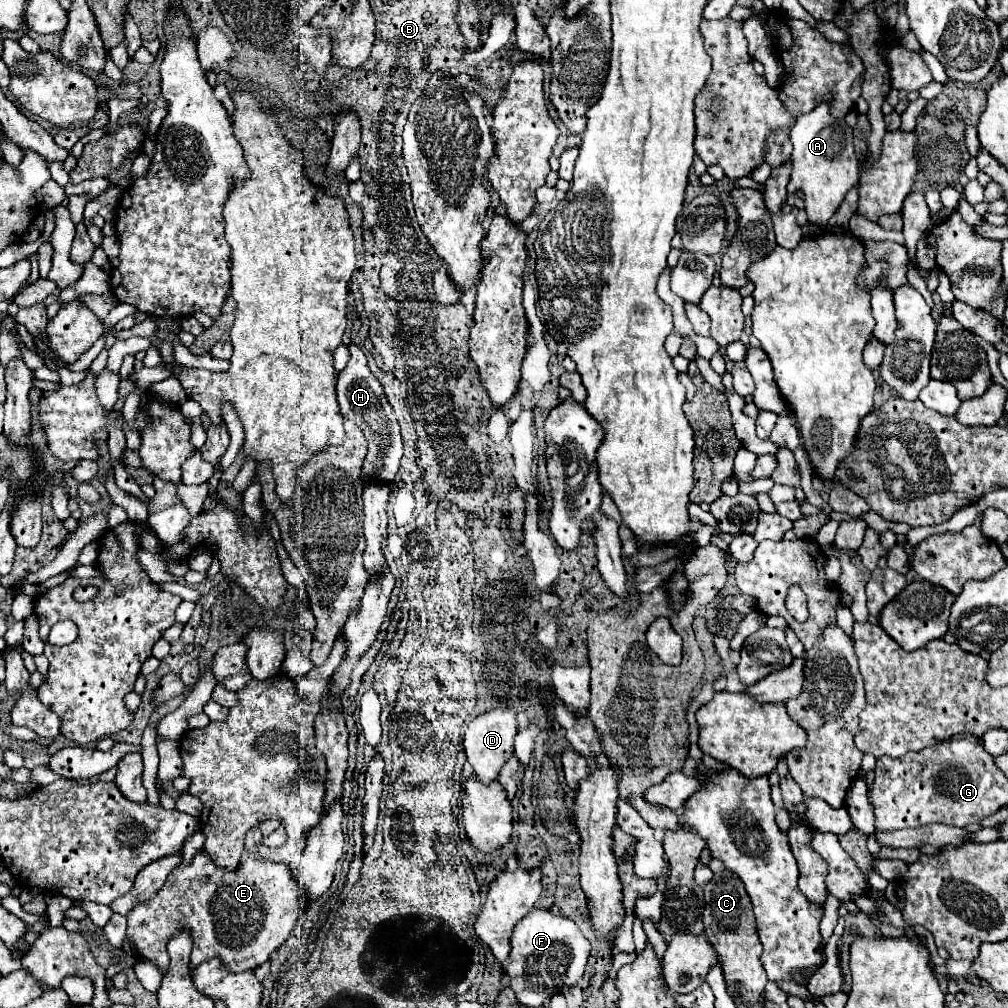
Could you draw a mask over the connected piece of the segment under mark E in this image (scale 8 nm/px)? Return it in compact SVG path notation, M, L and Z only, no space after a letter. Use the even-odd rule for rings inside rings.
M283 825L271 834L263 834L259 826L253 826L251 832L247 832L245 852L235 870L217 866L207 852L199 850L191 864L171 872L153 898L135 904L127 914L127 936L135 942L137 954L155 960L165 974L169 966L167 940L187 926L193 932L191 970L215 956L221 958L231 972L253 970L267 962L289 938L301 910L307 906L305 892L289 866L259 856L259 844L269 846L275 836L285 833Z

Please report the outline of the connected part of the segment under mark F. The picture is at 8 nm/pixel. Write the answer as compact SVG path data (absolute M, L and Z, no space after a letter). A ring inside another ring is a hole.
M533 908L517 926L511 936L511 964L507 966L509 984L517 994L519 1004L539 1006L547 1004L553 994L567 990L577 984L583 976L585 964L589 960L591 944L579 930L579 926L563 916L553 914L551 910Z

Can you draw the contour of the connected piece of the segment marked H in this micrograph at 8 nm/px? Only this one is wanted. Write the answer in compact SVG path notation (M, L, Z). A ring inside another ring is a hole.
M349 344L351 360L347 362L345 370L337 378L337 400L341 414L351 418L361 432L365 434L365 440L369 444L369 452L363 464L363 472L369 472L371 476L377 476L381 482L393 482L395 472L399 470L399 460L403 456L403 444L401 444L401 432L399 422L393 416L393 410L389 402L385 400L383 406L383 388L379 380L373 376L373 372L367 366L365 352L357 344Z

